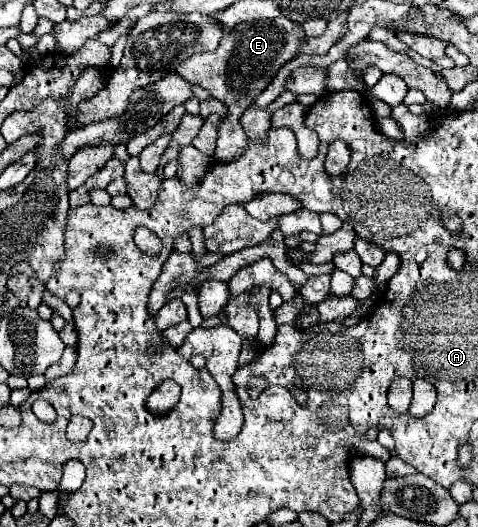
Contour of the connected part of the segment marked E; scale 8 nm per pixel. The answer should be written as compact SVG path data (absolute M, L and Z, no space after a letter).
M285 16L267 20L267 22L243 22L235 26L235 30L227 30L223 34L223 42L215 52L207 54L193 54L189 60L185 60L177 74L181 74L185 80L199 84L201 88L207 88L213 98L225 100L227 92L231 90L231 114L221 124L215 158L221 162L229 162L231 158L237 158L245 146L247 136L243 130L227 130L229 126L239 126L241 114L255 102L255 98L271 84L277 70L299 56L299 46L307 42L307 36L321 36L327 28L325 20L307 20L303 24L295 24Z

